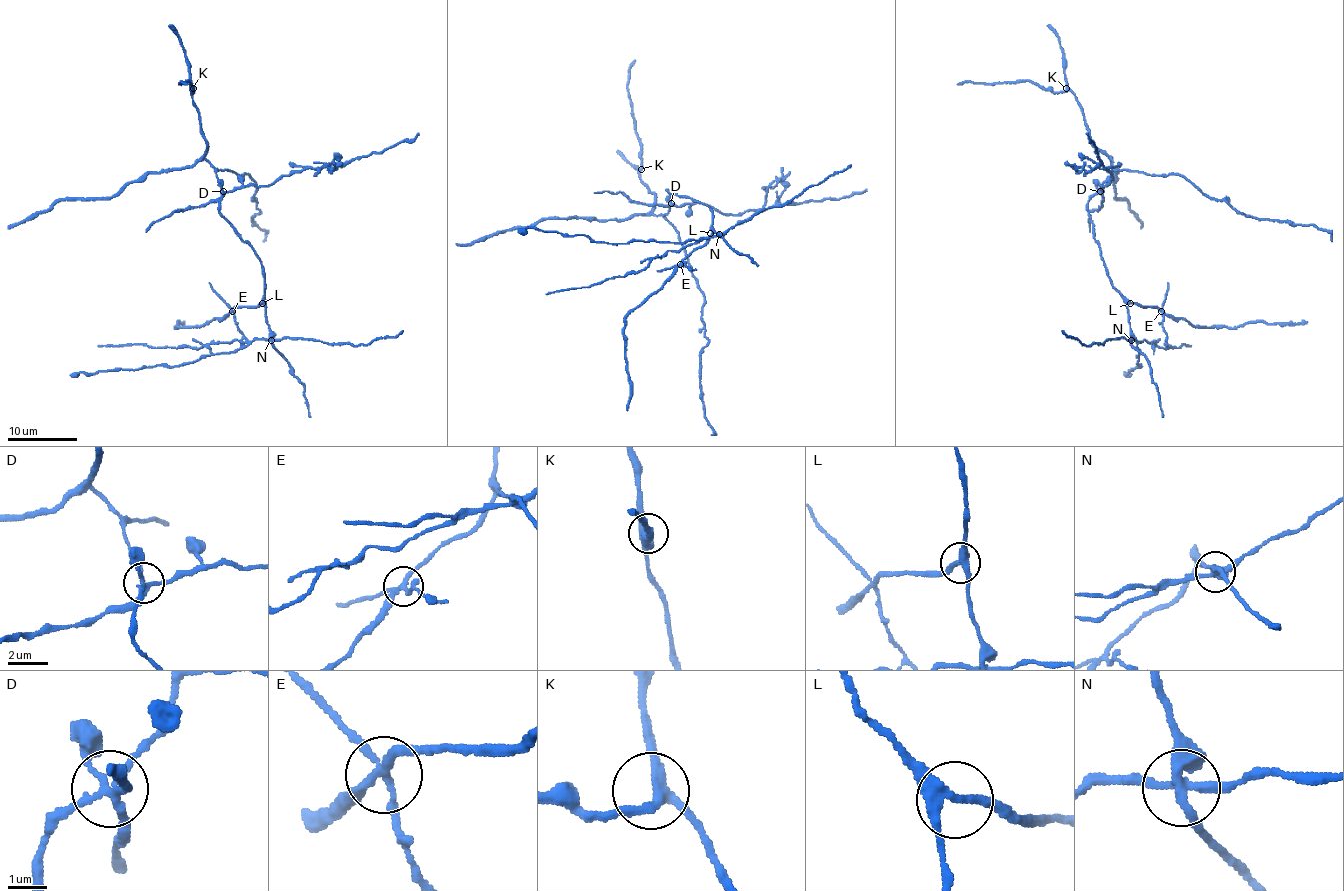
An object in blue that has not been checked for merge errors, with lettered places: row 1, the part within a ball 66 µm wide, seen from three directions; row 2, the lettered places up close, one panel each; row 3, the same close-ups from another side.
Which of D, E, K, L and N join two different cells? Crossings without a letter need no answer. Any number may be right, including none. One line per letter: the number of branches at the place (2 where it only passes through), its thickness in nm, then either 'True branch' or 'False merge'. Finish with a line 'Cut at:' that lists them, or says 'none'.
D: Branches: 5. Thickness 220 nm. False merge
E: Branches: 4. Thickness 200 nm. False merge
K: Branches: 3. Thickness 260 nm. True branch
L: Branches: 3. Thickness 280 nm. True branch
N: Branches: 4. Thickness 320 nm. False merge
Cut at: D, E, N

